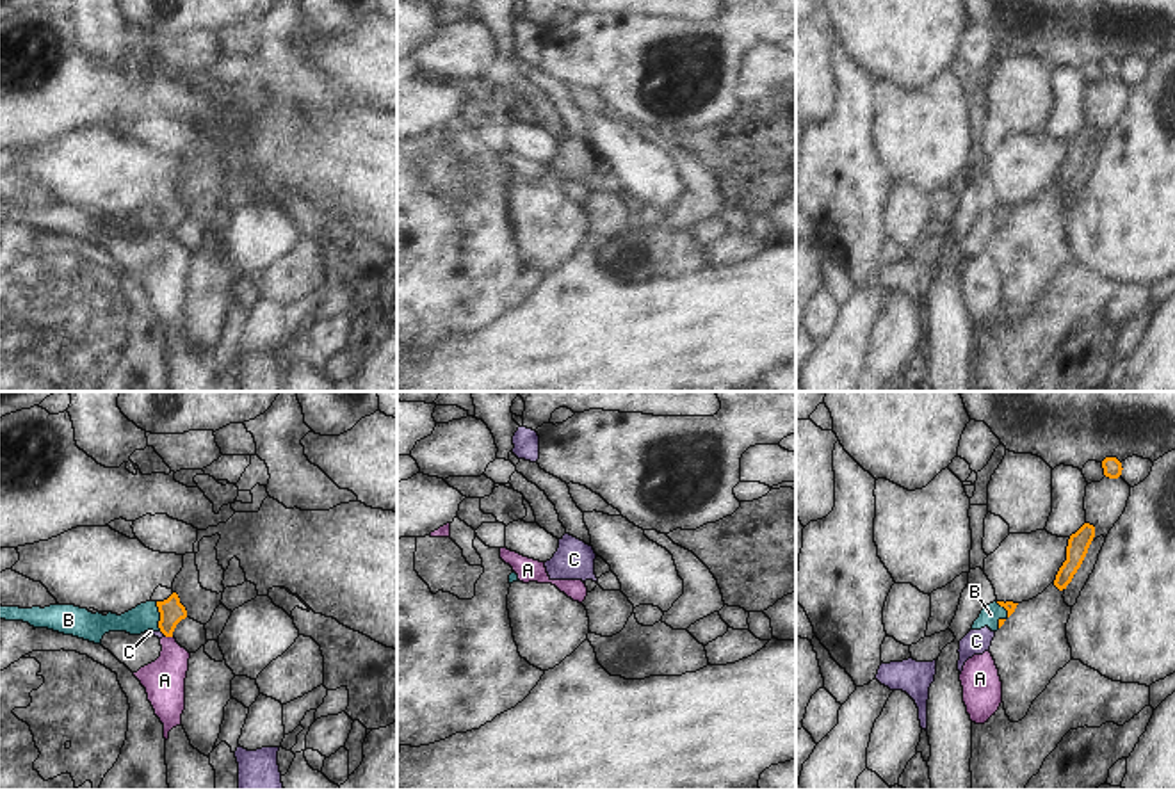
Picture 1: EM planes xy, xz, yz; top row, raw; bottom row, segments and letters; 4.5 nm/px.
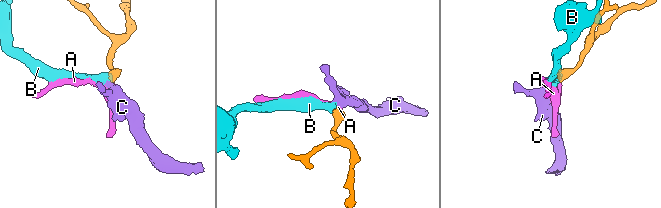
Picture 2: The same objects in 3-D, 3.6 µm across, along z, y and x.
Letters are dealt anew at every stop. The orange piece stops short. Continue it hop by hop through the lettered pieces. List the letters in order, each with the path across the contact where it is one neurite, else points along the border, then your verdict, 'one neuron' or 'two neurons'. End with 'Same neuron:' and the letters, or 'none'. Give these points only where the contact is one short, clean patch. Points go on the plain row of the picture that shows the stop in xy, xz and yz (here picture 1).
A: runs through xy (171, 212), (170, 237), (170, 273), (164, 282); one neuron
B: border along xy (155, 203), (161, 232); two neurons
C: border along xy (161, 232), (166, 237); two neurons
Same neuron: A

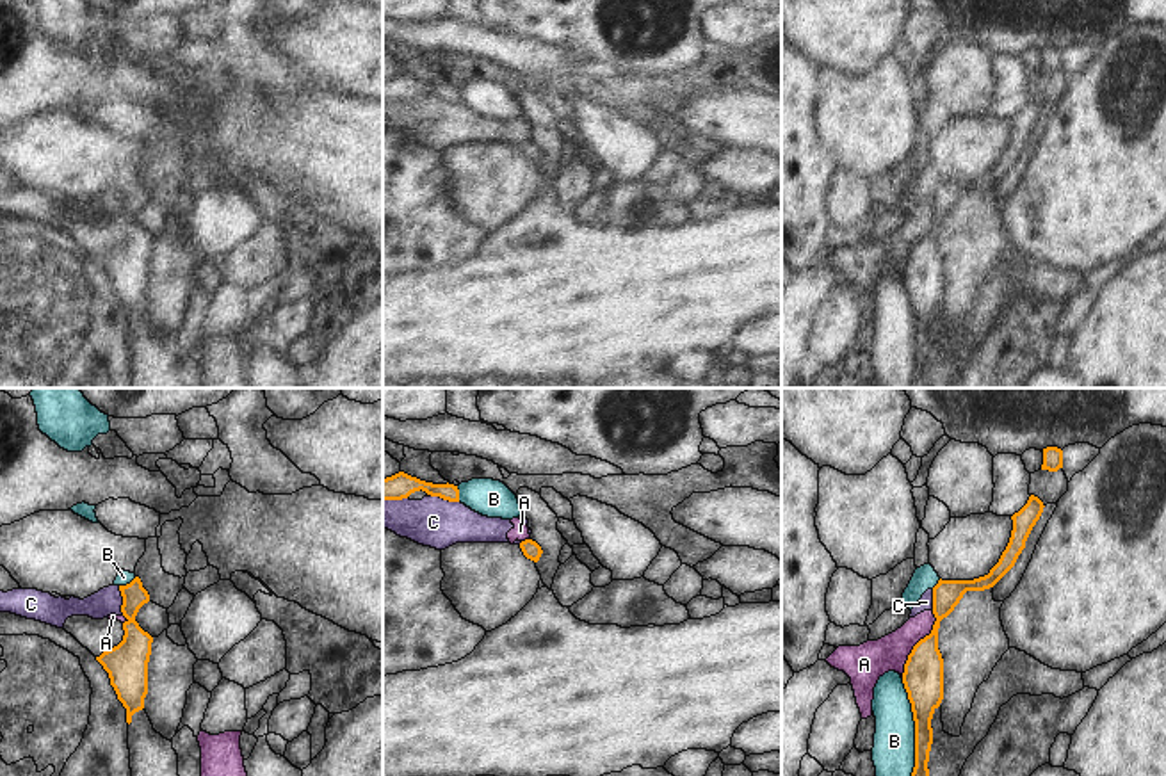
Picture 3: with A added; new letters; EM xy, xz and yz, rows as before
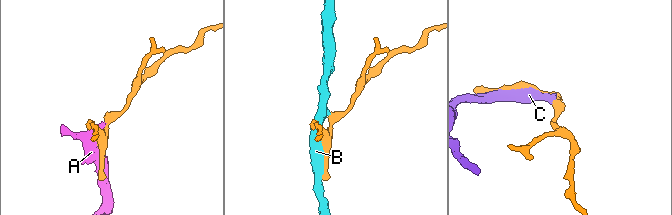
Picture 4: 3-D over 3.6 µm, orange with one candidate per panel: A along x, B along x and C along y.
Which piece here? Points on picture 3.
A: border along yz (933, 212), (933, 230), (914, 248), (901, 278); two neurons
B: two neurons
C: two neurons
Same neuron: none

